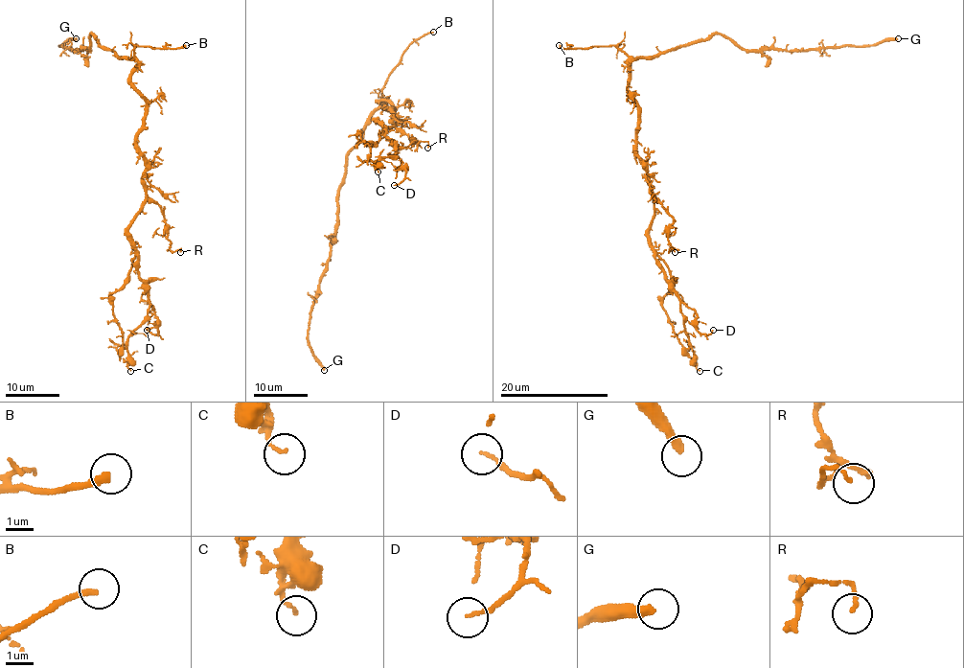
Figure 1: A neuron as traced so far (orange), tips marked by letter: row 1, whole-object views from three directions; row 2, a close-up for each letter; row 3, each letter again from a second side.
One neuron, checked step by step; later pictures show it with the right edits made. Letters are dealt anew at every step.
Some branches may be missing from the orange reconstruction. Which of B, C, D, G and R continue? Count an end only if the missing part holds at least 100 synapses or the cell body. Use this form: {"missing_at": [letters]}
{"missing_at": ["B", "G"]}

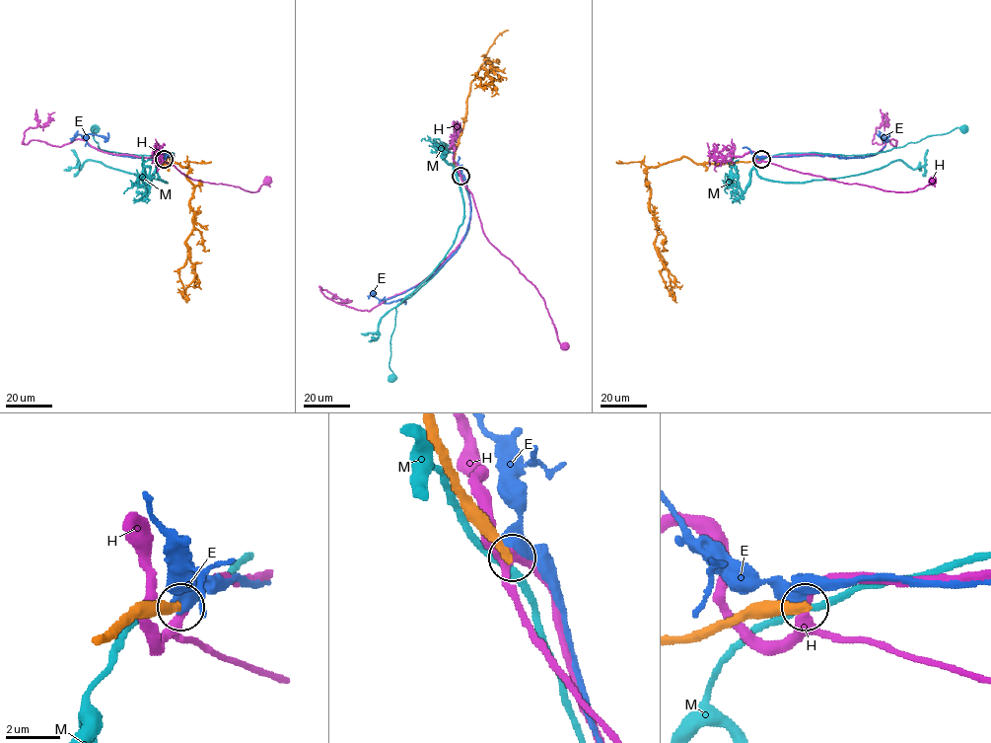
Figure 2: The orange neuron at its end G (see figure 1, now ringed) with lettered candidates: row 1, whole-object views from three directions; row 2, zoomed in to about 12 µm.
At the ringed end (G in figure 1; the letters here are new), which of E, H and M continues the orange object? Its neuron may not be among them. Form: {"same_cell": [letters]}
{"same_cell": []}

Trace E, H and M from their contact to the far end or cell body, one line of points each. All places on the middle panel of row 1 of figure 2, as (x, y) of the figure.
E: (460, 175), (465, 181), (470, 207), (464, 237), (455, 253), (430, 277), (384, 302), (402, 299), (405, 304)
H: (460, 176), (472, 195), (486, 239), (535, 287), (545, 303), (559, 342), (564, 345)
M: (460, 176), (470, 202), (468, 228), (445, 264), (396, 306), (389, 363), (392, 379)

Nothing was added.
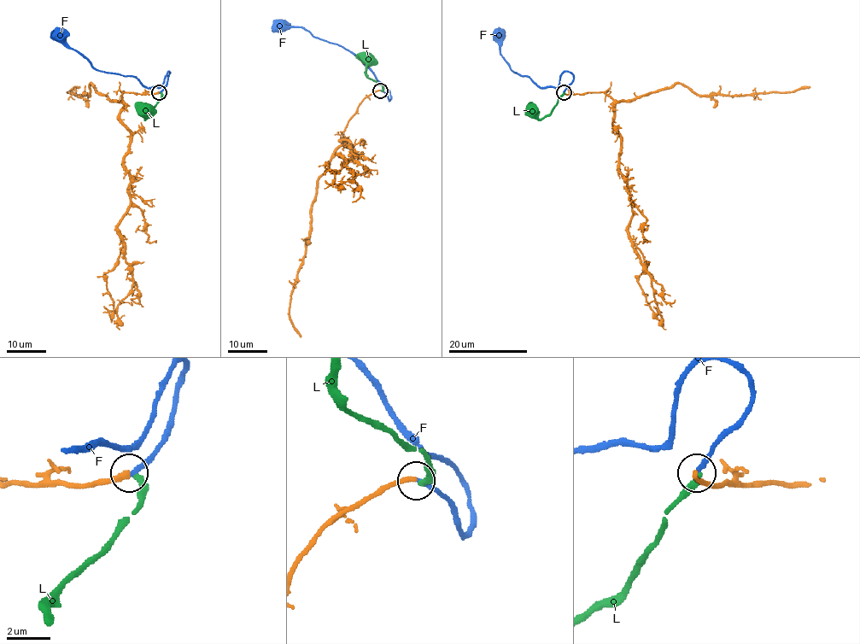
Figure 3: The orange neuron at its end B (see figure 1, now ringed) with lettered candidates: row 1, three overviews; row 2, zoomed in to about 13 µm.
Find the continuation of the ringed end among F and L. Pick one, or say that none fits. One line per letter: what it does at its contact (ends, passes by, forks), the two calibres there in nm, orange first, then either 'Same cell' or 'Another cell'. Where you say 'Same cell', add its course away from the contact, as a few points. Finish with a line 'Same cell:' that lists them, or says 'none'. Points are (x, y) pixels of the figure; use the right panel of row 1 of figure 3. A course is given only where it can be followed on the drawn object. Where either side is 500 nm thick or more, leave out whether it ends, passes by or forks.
F: It ends there. Thickness 240 nm (orange) against 190 nm. Same cell. Its course: (564, 91), (574, 79), (570, 72), (562, 74), (557, 87), (540, 88), (511, 70), (500, 55), (499, 34)
L: It ends there. Thickness 240 nm (orange) against 320 nm. Another cell
Same cell: F

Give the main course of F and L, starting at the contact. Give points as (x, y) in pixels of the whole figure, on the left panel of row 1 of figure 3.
F: (160, 91), (166, 85), (168, 71), (160, 87), (147, 88), (131, 76), (96, 70), (65, 45), (58, 34)
L: (160, 91), (161, 97), (144, 114), (144, 119), (143, 110)

